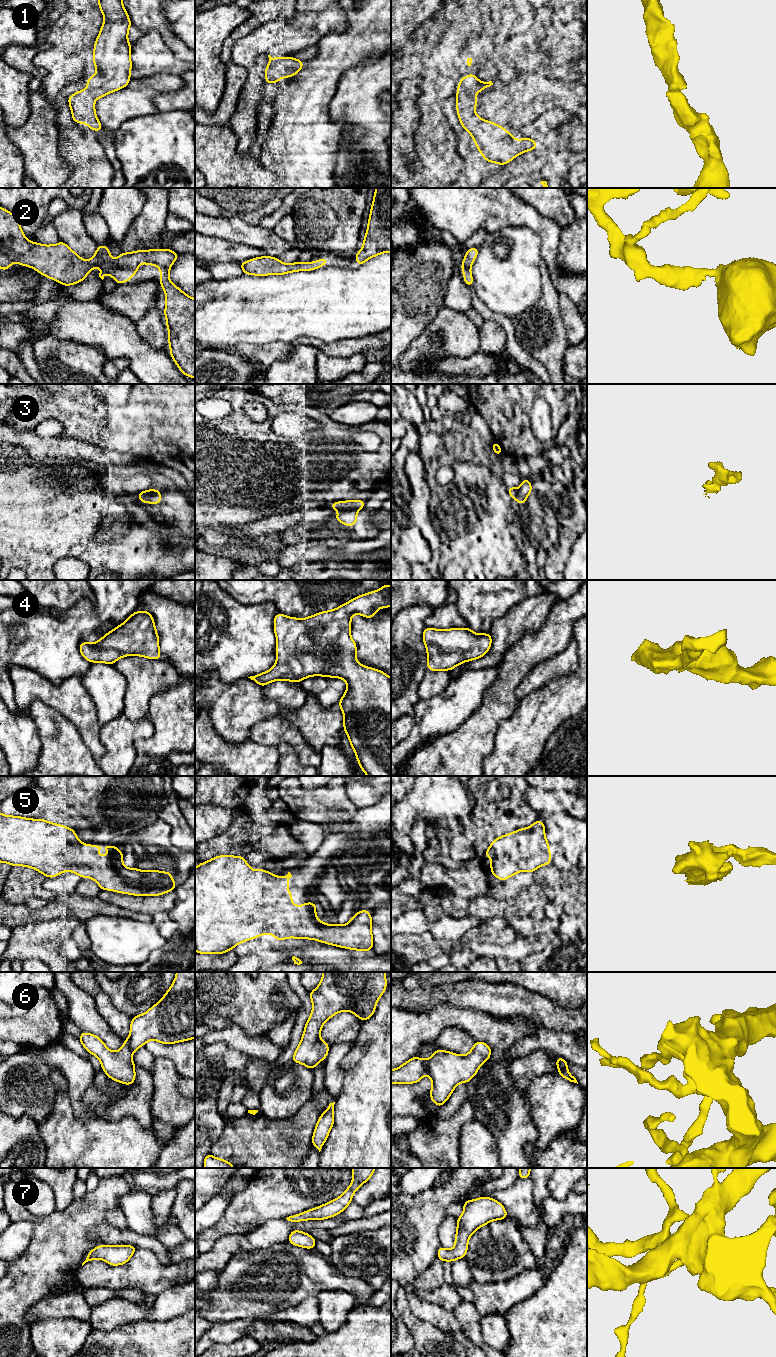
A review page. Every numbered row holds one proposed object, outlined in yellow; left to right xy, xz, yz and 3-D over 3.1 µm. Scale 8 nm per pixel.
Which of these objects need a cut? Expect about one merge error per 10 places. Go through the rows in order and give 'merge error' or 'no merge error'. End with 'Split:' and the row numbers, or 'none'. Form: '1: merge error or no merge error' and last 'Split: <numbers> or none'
1: no merge error
2: no merge error
3: merge error
4: no merge error
5: no merge error
6: no merge error
7: no merge error
Split: 3

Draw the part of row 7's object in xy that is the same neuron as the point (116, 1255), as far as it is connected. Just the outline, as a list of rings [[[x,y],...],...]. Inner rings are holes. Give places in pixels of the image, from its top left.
[[[100,1245],[89,1252],[82,1266],[86,1262],[96,1259],[104,1260],[112,1266],[123,1265],[130,1260],[137,1249],[133,1245]]]

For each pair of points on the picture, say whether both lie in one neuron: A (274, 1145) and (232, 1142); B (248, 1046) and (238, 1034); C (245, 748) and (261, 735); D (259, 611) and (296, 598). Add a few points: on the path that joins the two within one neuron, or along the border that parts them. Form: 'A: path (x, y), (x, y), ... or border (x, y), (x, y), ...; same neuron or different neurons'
A: path (264, 1145), (258, 1145), (254, 1142), (242, 1142); same neuron
B: path (245, 1043), (239, 1037); same neuron
C: border (248, 738), (257, 743), (276, 746); different neurons
D: border (251, 603), (272, 603), (278, 611); different neurons

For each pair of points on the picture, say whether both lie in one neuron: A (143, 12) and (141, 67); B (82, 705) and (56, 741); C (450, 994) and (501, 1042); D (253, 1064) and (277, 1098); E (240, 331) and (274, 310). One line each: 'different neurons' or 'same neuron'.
A: different neurons
B: different neurons
C: different neurons
D: different neurons
E: same neuron

